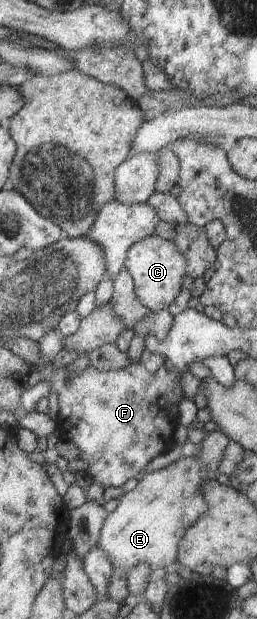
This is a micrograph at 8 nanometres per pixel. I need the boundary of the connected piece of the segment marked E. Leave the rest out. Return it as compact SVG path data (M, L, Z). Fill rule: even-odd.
M220 430L208 432L205 439L198 444L198 457L182 456L168 466L155 470L138 482L136 487L125 493L119 500L119 505L113 512L109 512L101 529L98 545L110 558L114 568L120 568L126 573L137 563L144 562L153 569L164 568L171 571L172 563L177 559L178 546L187 529L194 525L208 511L203 498L203 484L207 480L216 480L221 473L219 465L228 447L229 437Z

